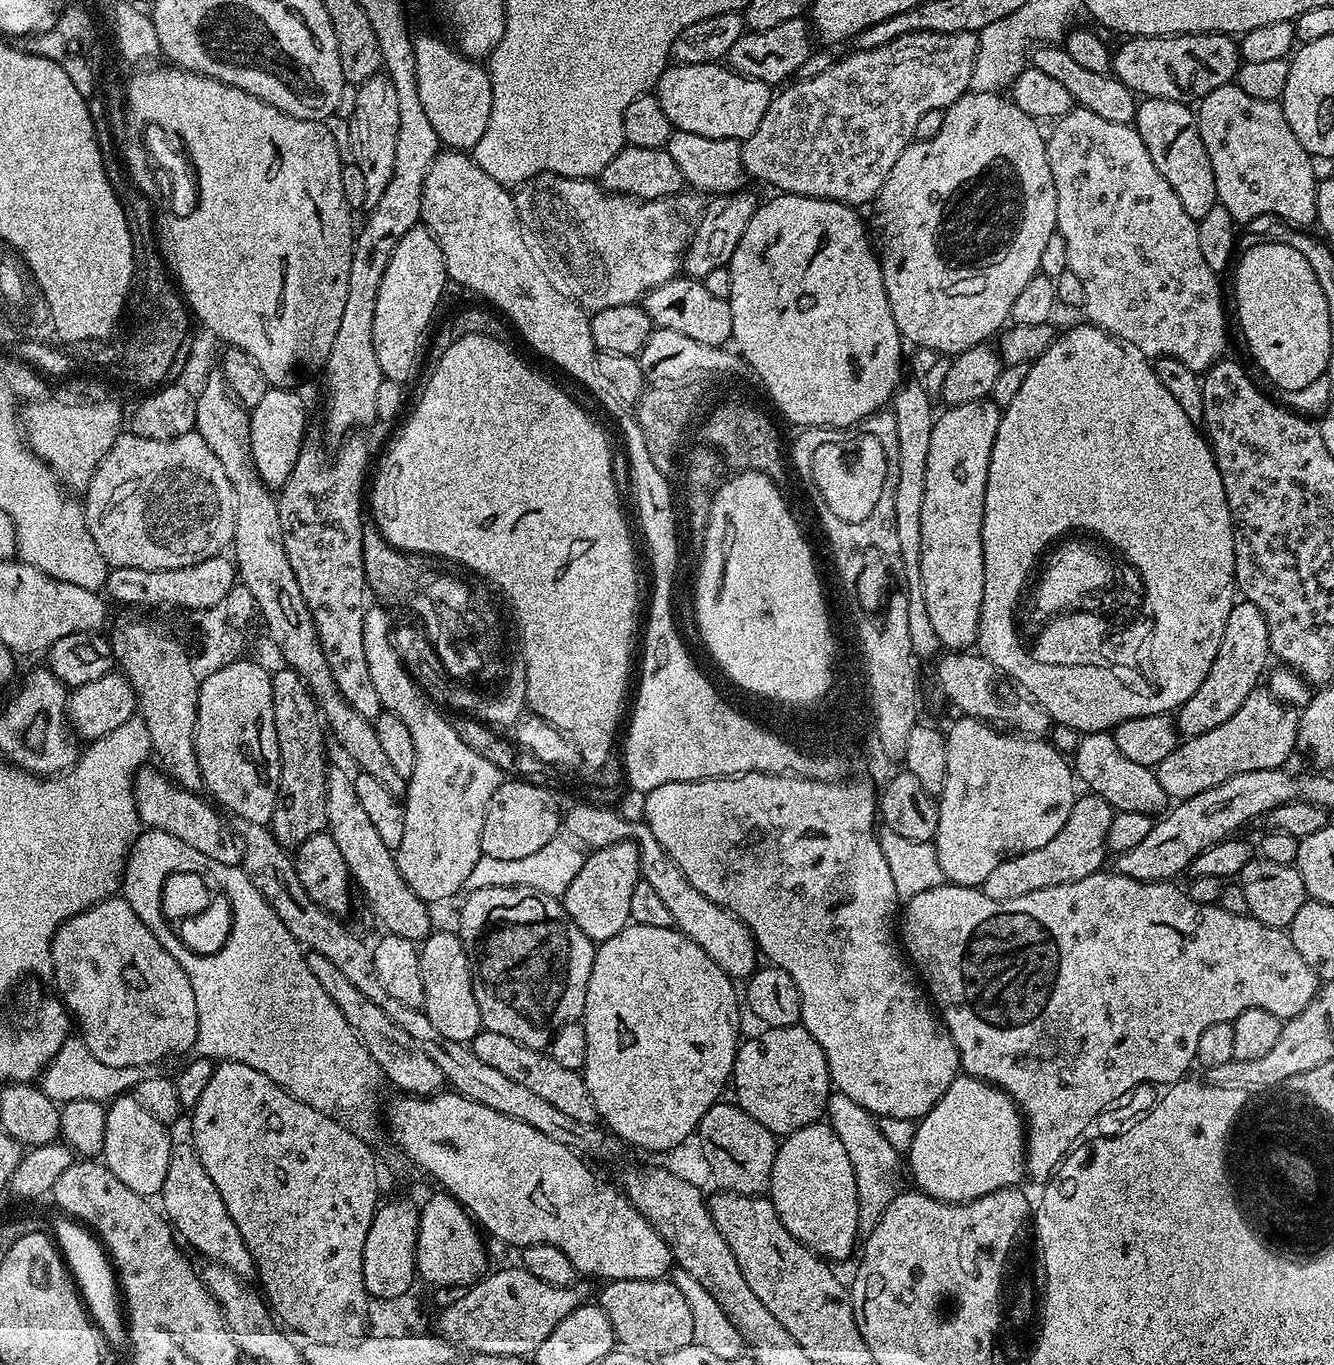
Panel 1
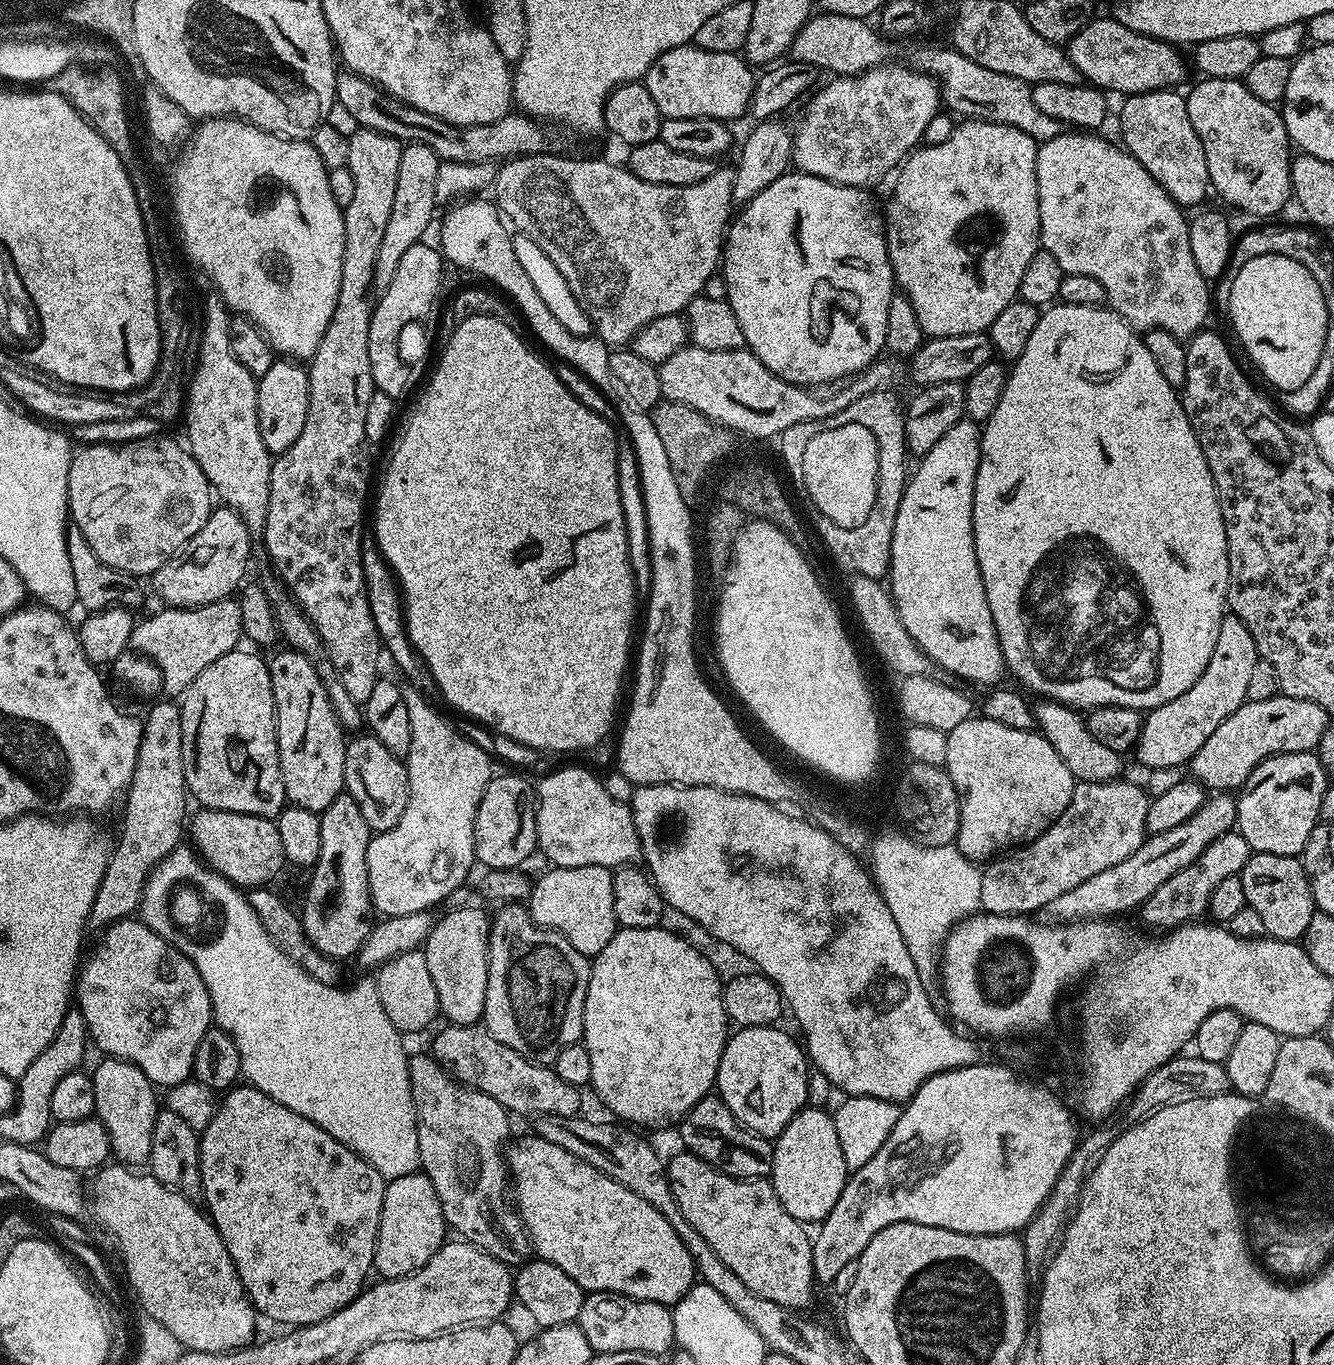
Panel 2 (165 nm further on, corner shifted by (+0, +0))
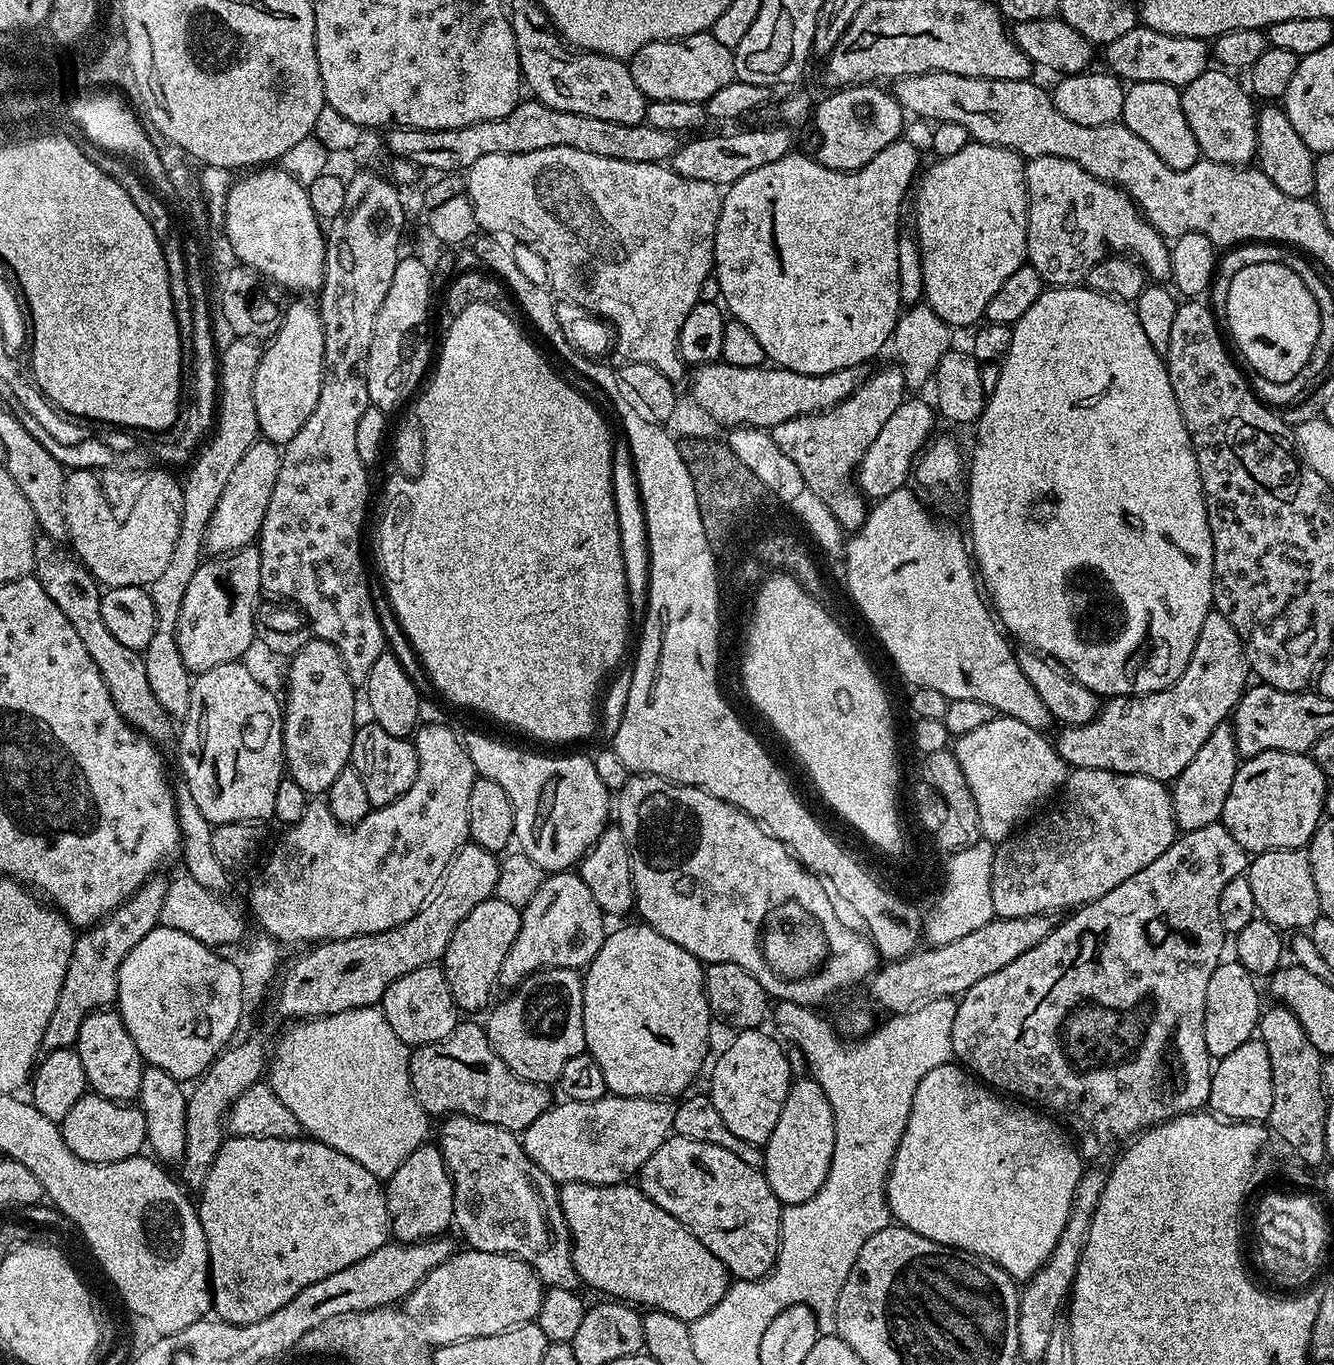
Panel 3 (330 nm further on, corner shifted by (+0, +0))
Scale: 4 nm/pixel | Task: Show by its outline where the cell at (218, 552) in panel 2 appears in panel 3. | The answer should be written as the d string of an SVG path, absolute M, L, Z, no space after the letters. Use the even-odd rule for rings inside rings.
M263 438L242 454L226 490L222 490L222 498L218 498L218 510L214 510L214 518L210 518L204 539L209 553L231 554L249 547L259 537L262 518L266 518L266 506L270 506L270 494L274 494L274 482L278 482L281 455L277 445Z

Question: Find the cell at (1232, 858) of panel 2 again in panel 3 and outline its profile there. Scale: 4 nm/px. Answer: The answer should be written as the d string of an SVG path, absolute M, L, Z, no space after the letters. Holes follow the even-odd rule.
M1217 822L1177 835L1174 843L1162 854L1158 854L1158 858L1154 858L1150 866L1126 878L1122 886L1114 886L1110 894L1065 915L1065 920L1061 924L1059 921L1052 932L1046 934L1042 942L1038 942L1038 946L1026 950L1026 954L1018 954L1018 958L1002 966L1002 970L986 974L982 982L974 982L974 986L970 986L970 990L959 997L956 1006L952 1031L953 1057L993 1089L1003 1090L1021 1101L1031 1102L1063 1121L1067 1131L1074 1137L1081 1157L1088 1162L1099 1161L1096 1159L1107 1148L1114 1147L1119 1140L1127 1141L1184 1112L1203 1109L1208 1103L1214 1067L1213 1057L1206 1050L1206 986L1210 983L1210 974L1214 974L1217 964L1221 963L1220 951L1223 950L1226 939L1222 918L1218 918L1218 898L1230 878L1245 875L1249 863L1250 854L1242 846L1238 846L1238 842L1234 842L1234 834L1230 834L1223 823Z

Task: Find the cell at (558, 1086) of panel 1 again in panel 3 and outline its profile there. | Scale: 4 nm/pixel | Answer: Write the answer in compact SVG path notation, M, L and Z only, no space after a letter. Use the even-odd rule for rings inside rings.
M457 1023L446 1038L413 1047L408 1057L408 1069L410 1086L432 1118L449 1114L469 1116L520 1134L550 1106L549 1089L514 1074L492 1048L483 1023Z

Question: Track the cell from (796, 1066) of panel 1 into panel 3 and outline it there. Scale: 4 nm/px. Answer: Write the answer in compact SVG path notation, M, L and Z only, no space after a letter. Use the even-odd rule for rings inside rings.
M740 1030L733 1036L736 1037L712 1068L710 1099L731 1132L746 1142L763 1146L770 1134L774 1134L774 1126L794 1083L788 1054L785 1045L775 1035L767 1036L764 1030Z

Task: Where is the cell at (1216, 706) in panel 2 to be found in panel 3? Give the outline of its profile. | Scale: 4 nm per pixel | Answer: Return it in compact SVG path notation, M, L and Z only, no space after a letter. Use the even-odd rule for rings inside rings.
M1213 610L1209 612L1206 622L1202 622L1202 630L1198 634L1194 654L1190 654L1186 670L1169 688L1164 688L1160 692L1105 699L1100 713L1090 722L1077 728L1061 727L1060 737L1054 740L1055 748L1065 763L1072 768L1097 768L1138 774L1165 782L1175 781L1176 777L1182 774L1182 770L1190 766L1195 754L1210 734L1214 733L1215 728L1225 723L1236 711L1236 703L1244 695L1249 680L1248 659L1244 656L1244 647L1238 638L1238 630L1230 626L1230 622L1222 613Z

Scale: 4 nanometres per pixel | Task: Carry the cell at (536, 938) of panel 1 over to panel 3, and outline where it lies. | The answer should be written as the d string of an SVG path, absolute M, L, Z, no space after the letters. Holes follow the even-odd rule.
M541 968L520 981L505 996L508 997L496 1009L493 1007L487 1013L488 1041L502 1062L523 1080L555 1085L562 1074L562 1066L585 1051L581 973L575 968Z

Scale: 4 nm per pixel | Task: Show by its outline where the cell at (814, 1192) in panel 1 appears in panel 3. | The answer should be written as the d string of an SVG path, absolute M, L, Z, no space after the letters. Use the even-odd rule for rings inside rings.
M811 1078L797 1079L788 1091L782 1114L774 1126L774 1134L770 1134L768 1143L762 1148L762 1171L781 1205L806 1202L806 1198L814 1198L814 1194L818 1194L830 1170L835 1133L834 1110L826 1090L822 1090L822 1086L818 1086L818 1082Z

